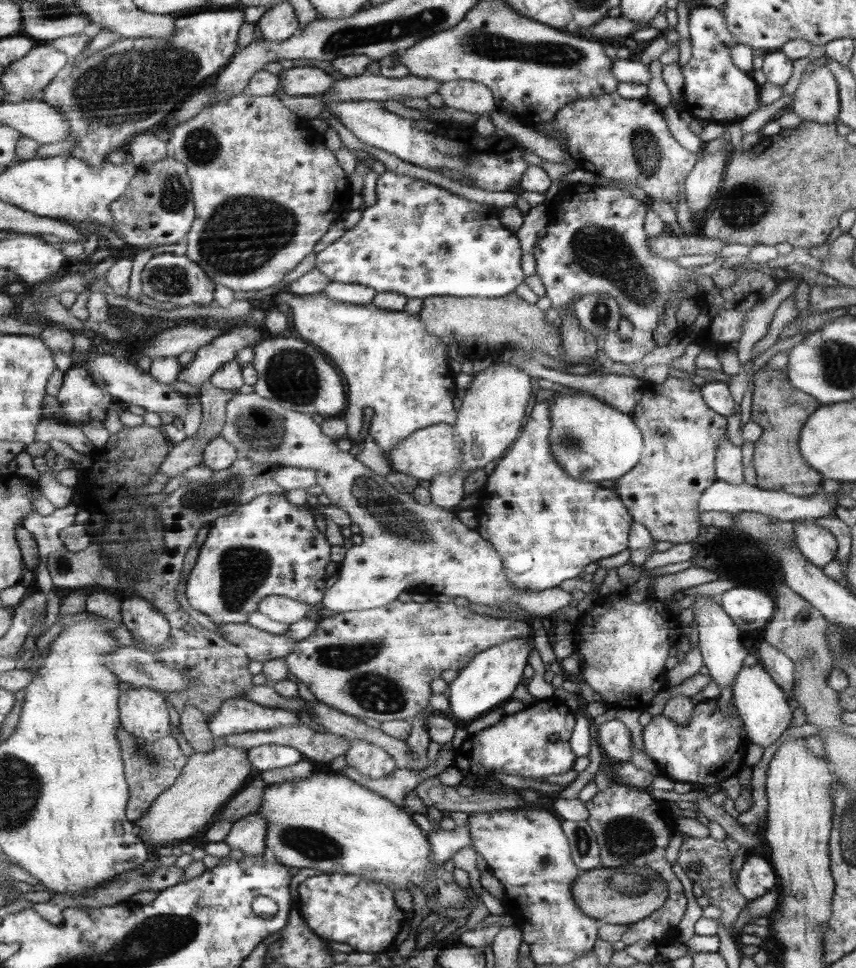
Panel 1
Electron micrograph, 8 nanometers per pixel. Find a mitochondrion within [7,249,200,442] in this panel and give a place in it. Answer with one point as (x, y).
(168, 279)

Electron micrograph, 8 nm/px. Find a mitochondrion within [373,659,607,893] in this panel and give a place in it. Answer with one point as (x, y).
(583, 841)

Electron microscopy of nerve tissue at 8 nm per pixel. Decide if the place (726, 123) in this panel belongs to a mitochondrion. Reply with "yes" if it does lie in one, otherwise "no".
no

